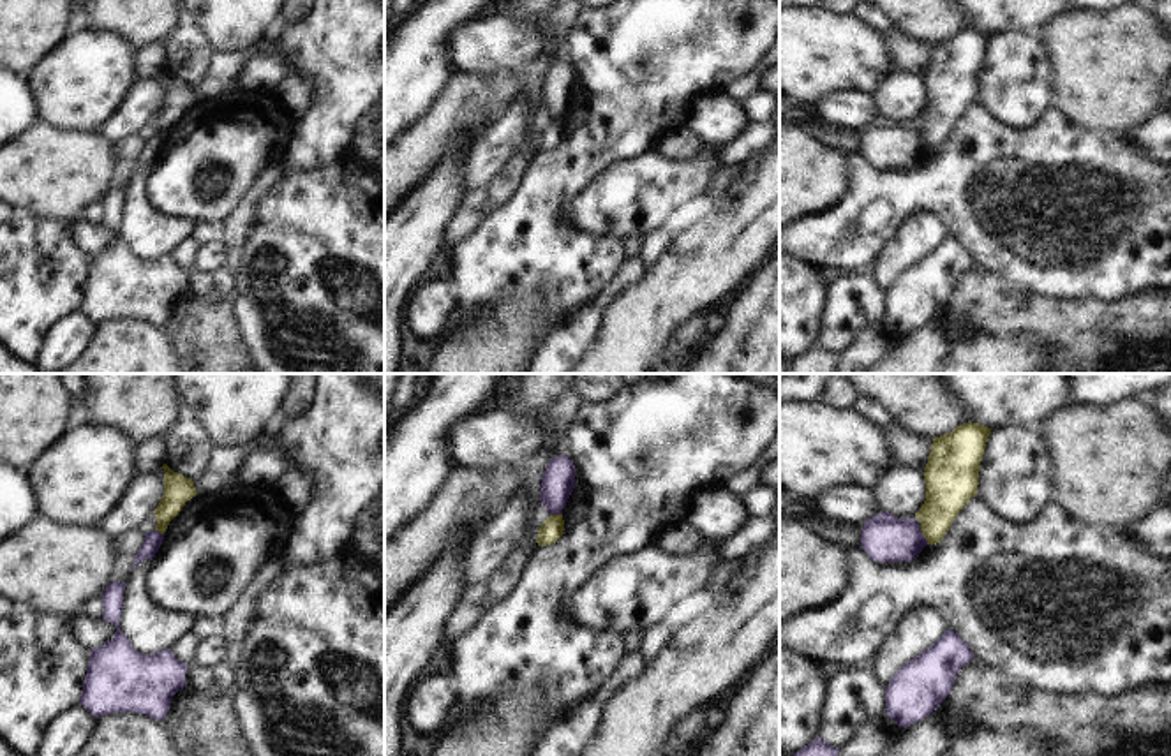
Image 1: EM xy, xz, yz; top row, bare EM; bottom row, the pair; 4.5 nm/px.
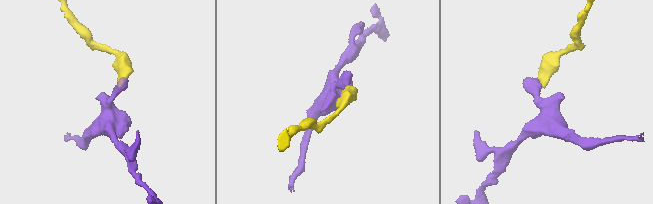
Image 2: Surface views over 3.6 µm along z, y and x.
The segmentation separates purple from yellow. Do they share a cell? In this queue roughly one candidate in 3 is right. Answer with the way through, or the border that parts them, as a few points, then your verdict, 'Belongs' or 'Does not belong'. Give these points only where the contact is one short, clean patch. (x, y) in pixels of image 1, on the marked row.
Boundary: yz (919, 526), (928, 543). Does not belong.

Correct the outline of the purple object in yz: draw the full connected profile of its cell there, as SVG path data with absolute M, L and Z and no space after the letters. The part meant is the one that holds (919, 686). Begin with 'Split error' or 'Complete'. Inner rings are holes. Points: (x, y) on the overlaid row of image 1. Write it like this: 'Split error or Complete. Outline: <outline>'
Complete. Outline: M949 627L929 649L901 666L889 680L885 715L899 728L922 721L940 707L959 670L972 659L972 649Z

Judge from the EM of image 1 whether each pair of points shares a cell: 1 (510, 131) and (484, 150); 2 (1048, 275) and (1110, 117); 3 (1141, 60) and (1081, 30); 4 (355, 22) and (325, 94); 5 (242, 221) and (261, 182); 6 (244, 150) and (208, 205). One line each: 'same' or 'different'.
1: same
2: different
3: same
4: same
5: same
6: same

